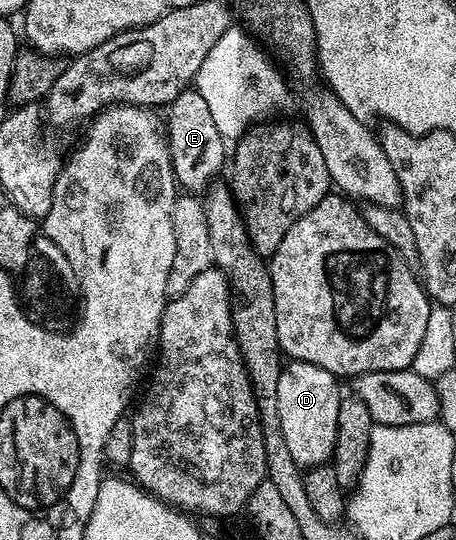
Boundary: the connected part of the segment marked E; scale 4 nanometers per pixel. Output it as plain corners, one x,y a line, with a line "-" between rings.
195,88
184,90
166,108
166,137
176,185
181,191
200,196
217,181
220,169
226,166
226,139
214,125
210,107

